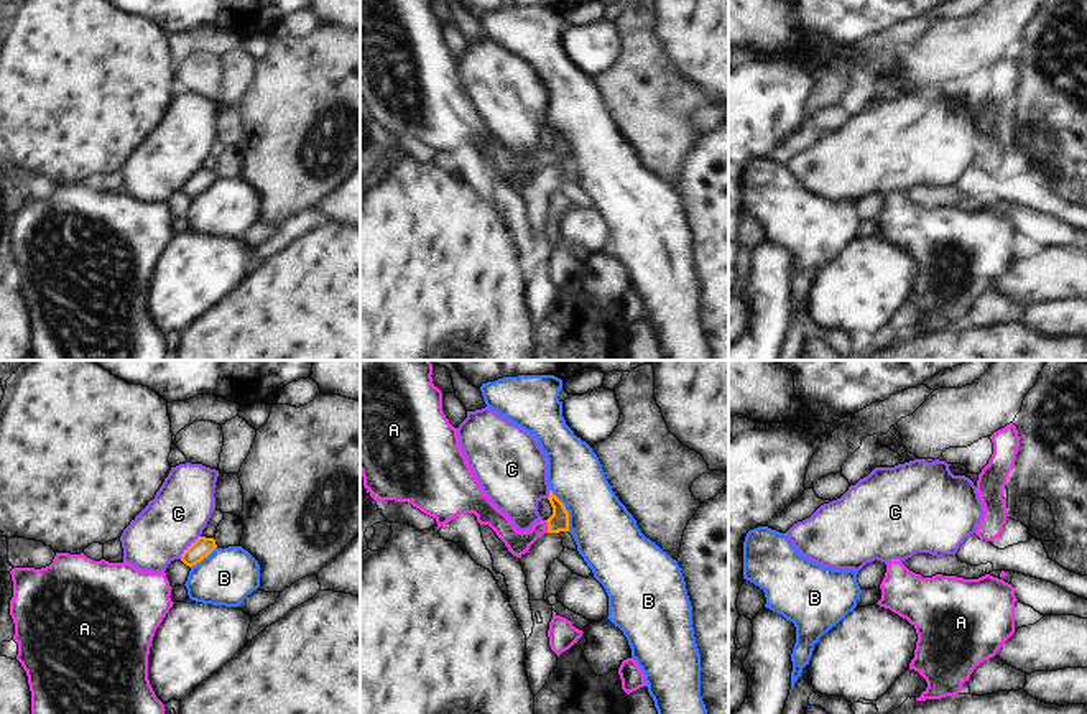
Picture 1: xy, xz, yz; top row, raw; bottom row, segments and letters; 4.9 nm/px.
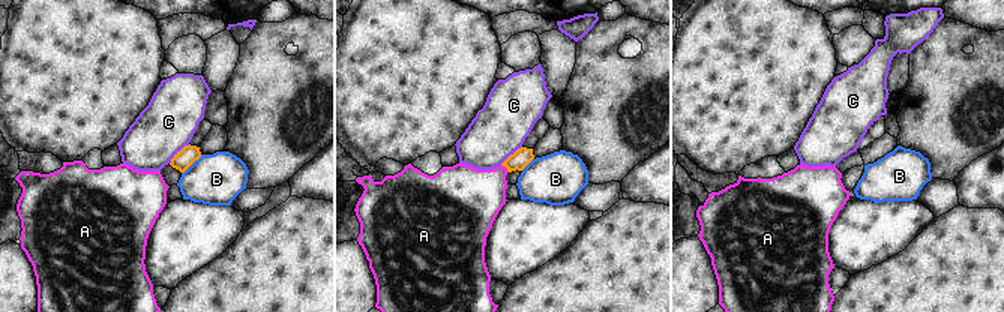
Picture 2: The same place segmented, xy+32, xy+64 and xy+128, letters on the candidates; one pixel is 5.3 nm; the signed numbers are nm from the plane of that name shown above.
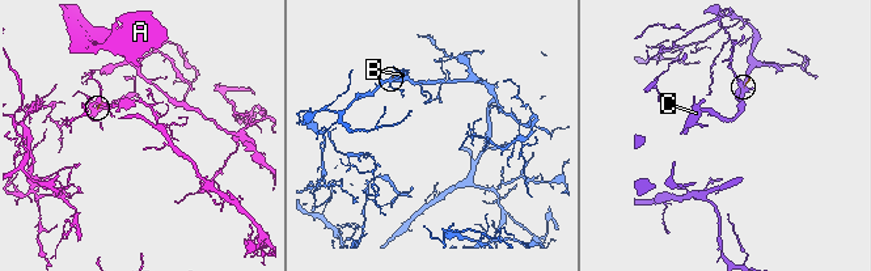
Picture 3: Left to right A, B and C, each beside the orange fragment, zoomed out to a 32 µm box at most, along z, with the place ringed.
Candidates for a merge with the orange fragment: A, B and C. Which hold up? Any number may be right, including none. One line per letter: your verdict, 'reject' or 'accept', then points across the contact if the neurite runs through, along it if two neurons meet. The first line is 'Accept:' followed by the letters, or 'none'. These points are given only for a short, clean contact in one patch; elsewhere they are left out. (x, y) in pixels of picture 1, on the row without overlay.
Accept: A
A: accept; runs through xz (558, 153), (548, 158), (540, 158), (517, 173)
B: reject; border along xz (550, 120), (568, 143), (569, 162)
C: reject; border along xy (199, 166), (180, 190)

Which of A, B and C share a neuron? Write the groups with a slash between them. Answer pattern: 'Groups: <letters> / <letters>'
Groups: A / B / C

